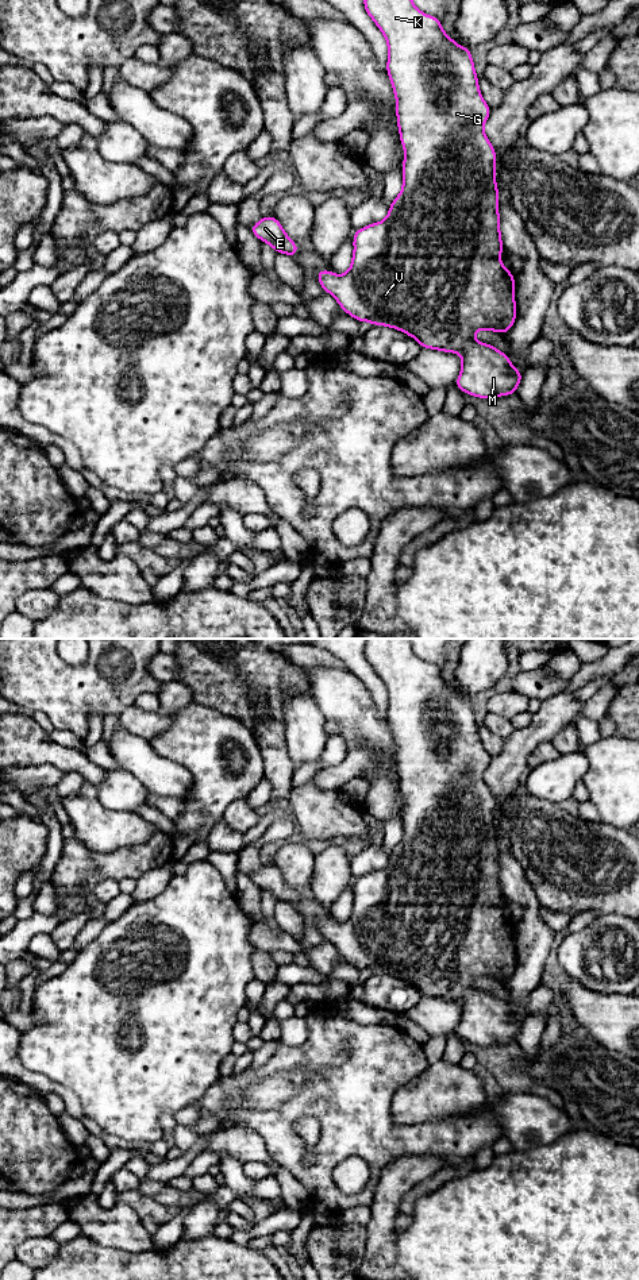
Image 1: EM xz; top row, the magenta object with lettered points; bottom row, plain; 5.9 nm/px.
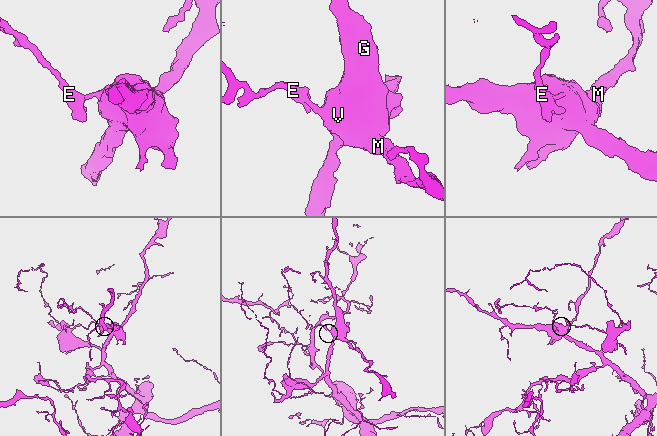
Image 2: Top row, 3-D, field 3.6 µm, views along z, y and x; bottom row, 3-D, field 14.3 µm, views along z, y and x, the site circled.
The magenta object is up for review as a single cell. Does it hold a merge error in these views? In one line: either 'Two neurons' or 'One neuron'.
One neuron

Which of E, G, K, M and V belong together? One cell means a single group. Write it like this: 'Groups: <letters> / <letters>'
Groups: E G K M V

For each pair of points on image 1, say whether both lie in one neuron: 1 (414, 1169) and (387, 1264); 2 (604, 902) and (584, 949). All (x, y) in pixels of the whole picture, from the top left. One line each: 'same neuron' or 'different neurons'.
1: same neuron
2: different neurons

